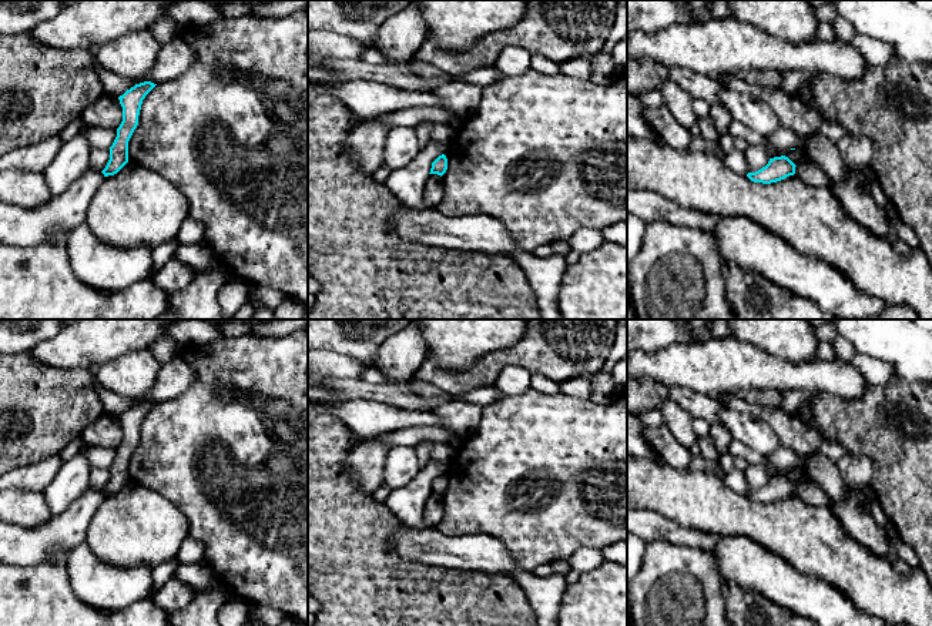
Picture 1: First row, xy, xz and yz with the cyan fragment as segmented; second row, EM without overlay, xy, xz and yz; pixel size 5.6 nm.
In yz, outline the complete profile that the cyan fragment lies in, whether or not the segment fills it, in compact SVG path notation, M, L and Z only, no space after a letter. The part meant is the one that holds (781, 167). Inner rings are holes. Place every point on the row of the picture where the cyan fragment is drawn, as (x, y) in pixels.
M785 155L770 158L768 164L747 177L754 183L771 184L795 174L795 164Z

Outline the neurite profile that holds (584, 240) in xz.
M581 228L569 238L573 252L589 252L597 250L603 242L603 234L599 230Z

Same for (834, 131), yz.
M824 120L817 134L838 143L846 134L846 131L839 123Z

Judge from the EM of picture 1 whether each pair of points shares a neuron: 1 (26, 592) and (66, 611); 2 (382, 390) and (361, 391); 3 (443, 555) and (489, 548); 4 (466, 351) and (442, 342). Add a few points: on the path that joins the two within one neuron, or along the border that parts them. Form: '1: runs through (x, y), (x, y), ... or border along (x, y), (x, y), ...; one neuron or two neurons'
1: runs through (36, 602), (44, 611), (56, 611); one neuron
2: runs through (376, 391), (366, 391); one neuron
3: runs through (455, 552), (478, 552); one neuron
4: runs through (461, 345), (458, 342), (448, 342); one neuron

